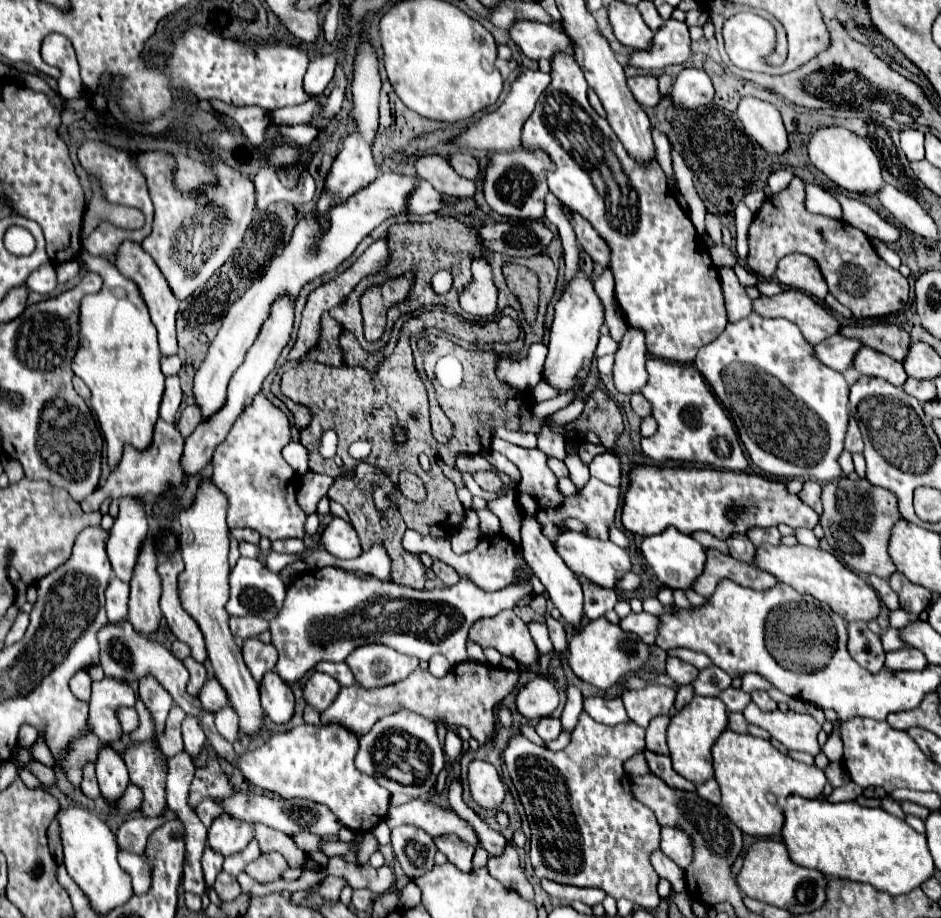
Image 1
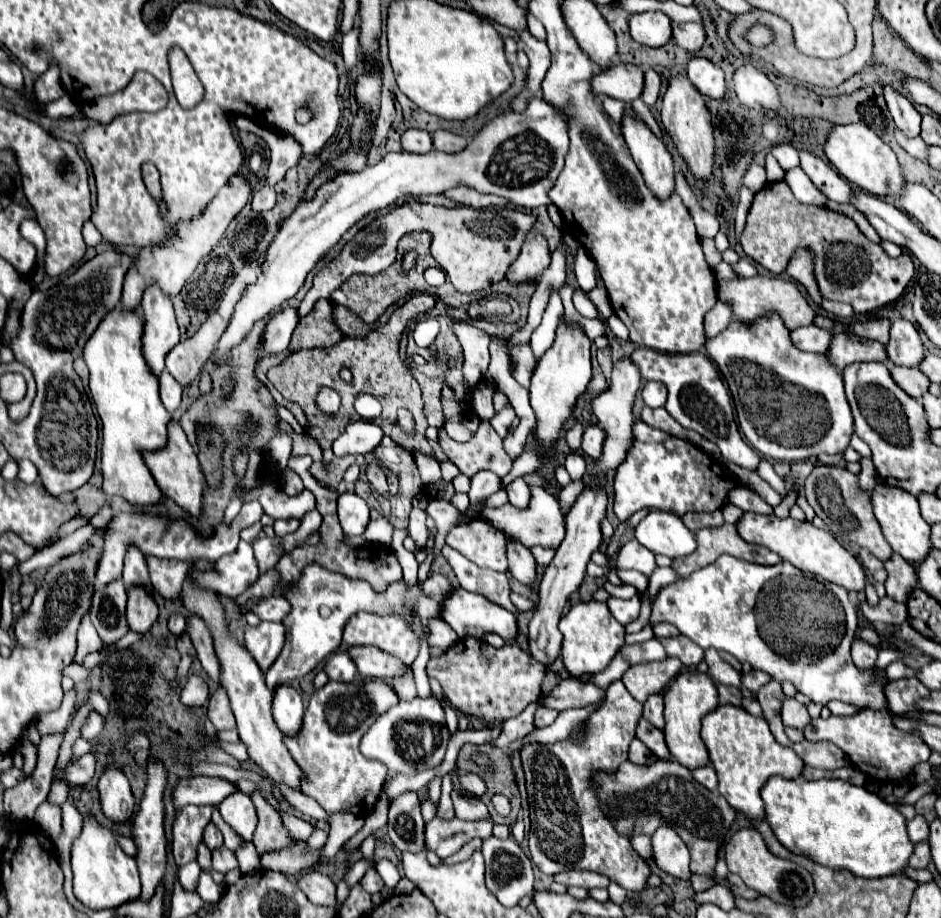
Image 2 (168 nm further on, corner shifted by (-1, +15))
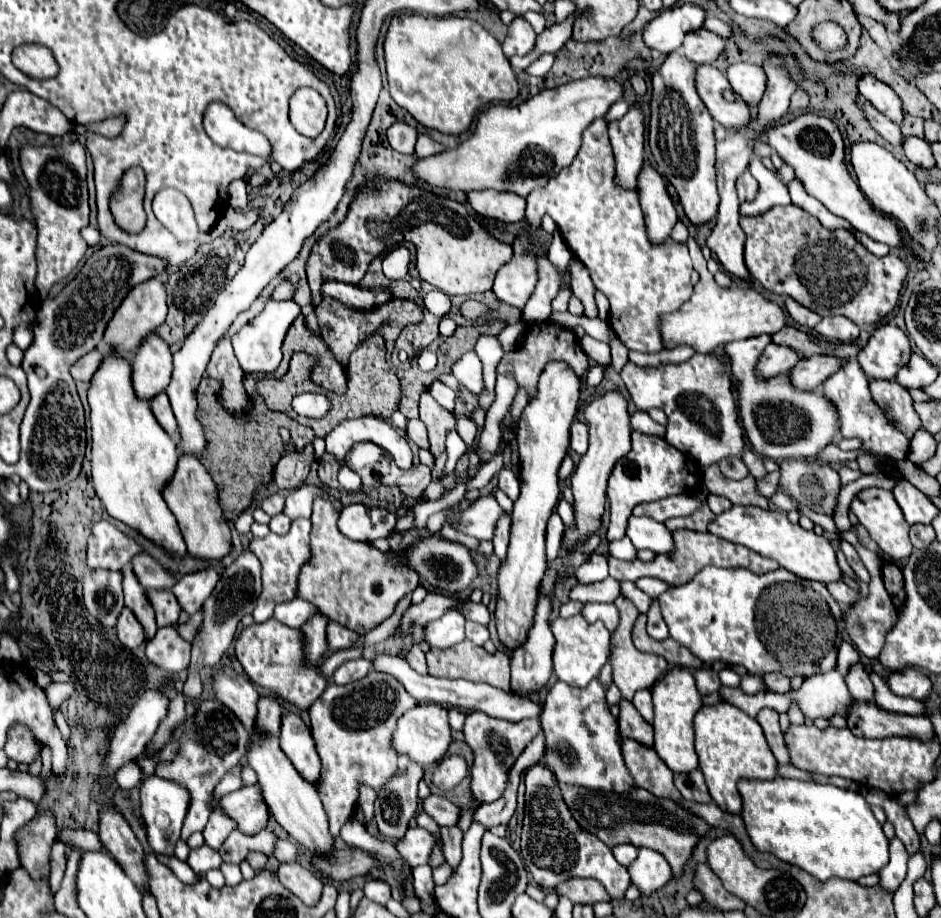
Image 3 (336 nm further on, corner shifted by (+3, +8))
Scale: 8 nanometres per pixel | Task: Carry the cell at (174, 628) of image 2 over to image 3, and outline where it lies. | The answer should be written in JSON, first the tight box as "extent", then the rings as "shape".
{"extent":[146,590,180,626],"shape":[[[146,590],[146,596],[156,612],[158,626],[176,626],[180,616],[180,604],[170,590]]]}

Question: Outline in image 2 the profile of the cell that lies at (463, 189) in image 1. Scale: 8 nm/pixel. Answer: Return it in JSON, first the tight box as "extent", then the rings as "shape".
{"extent":[402,129,434,153],"shape":[[[408,129],[402,135],[402,147],[408,153],[430,153],[434,151],[432,145],[432,135],[428,131],[420,131],[420,129]]]}

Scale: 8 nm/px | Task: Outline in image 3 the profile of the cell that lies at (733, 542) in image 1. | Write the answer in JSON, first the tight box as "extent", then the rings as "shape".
{"extent":[708,494,732,514],"shape":[[[708,494],[708,506],[710,506],[710,510],[712,510],[714,514],[718,514],[718,512],[724,512],[726,508],[730,508],[732,504],[730,504],[730,500],[728,500],[728,498],[724,498],[724,496]]]}

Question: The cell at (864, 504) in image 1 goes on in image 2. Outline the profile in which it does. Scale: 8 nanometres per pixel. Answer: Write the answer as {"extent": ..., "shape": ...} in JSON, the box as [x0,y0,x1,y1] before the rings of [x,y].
{"extent":[804,465,892,561],"shape":[[[816,465],[814,471],[804,481],[804,493],[810,507],[816,515],[826,523],[826,527],[834,533],[840,543],[854,543],[858,547],[868,549],[880,561],[888,561],[892,557],[892,549],[882,535],[882,529],[872,511],[872,493],[862,491],[858,485],[858,475],[850,473],[846,467],[836,465]]]}

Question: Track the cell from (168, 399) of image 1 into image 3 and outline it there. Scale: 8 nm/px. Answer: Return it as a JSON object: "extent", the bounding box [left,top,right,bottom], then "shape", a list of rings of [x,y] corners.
{"extent":[150,392,178,440],"shape":[[[164,392],[158,394],[158,396],[154,396],[154,400],[150,400],[150,408],[152,408],[152,414],[158,420],[158,424],[164,428],[164,432],[172,440],[178,440],[178,426],[176,426],[176,420],[174,420],[168,396]]]}

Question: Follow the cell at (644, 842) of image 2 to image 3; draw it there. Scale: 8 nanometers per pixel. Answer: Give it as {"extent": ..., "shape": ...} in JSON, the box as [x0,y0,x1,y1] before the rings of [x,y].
{"extent":[612,844,638,866],"shape":[[[620,844],[612,848],[612,854],[622,866],[626,866],[630,864],[630,860],[634,860],[634,856],[638,856],[638,848],[634,848],[632,844]]]}

